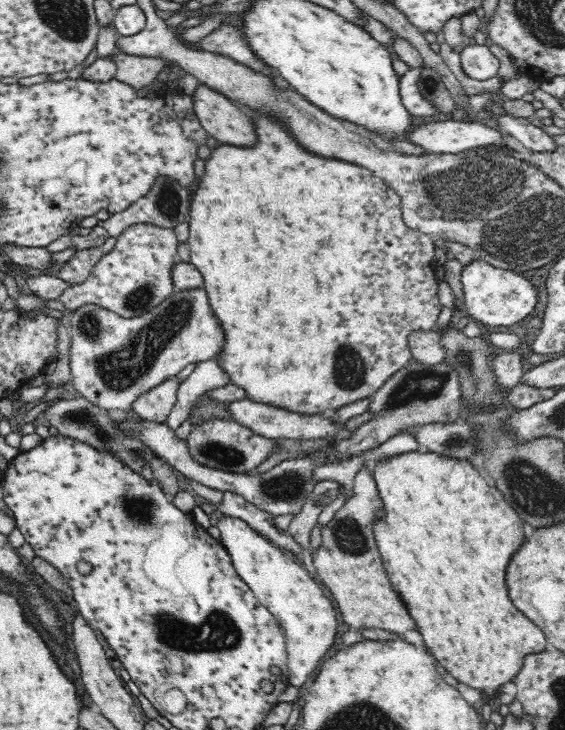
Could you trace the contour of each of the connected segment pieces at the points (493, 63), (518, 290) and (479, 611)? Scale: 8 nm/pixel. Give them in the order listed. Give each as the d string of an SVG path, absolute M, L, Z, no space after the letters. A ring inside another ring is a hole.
M473 43L459 52L460 64L467 77L476 80L488 80L497 76L500 61L488 48L488 45Z
M474 259L462 270L464 300L469 319L488 326L512 326L528 317L536 308L536 288L524 278L524 274L496 268L482 259Z
M420 450L404 453L389 458L384 462L378 463L373 472L381 499L385 506L385 519L375 524L375 539L380 550L385 571L388 572L388 578L392 586L396 588L396 592L400 594L400 598L406 602L414 622L418 624L418 630L430 650L430 654L444 666L444 670L458 682L470 686L470 688L478 688L482 690L482 694L487 699L490 696L496 696L501 692L503 686L507 682L512 682L515 676L523 667L524 659L531 654L536 654L547 650L549 644L547 638L541 628L536 624L532 624L524 614L520 614L516 610L516 606L512 604L512 600L508 598L508 590L506 590L506 568L508 562L512 560L512 556L520 550L520 546L524 544L524 526L520 515L512 508L508 501L504 498L497 487L489 486L486 480L480 476L474 465L466 459L450 459L428 451L422 453Z

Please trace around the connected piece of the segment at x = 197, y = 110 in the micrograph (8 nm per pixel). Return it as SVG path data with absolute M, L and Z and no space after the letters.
M201 82L191 96L194 114L209 136L234 146L252 146L256 142L252 121L228 97Z

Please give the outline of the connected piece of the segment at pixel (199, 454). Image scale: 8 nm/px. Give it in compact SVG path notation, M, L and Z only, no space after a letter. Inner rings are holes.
M216 419L207 420L192 428L187 443L190 454L200 464L238 474L256 469L281 446L278 439L260 436L237 421Z

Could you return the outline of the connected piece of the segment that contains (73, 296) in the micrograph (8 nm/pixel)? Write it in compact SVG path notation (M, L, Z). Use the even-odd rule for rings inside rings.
M149 222L130 224L116 236L114 248L96 262L96 266L92 268L91 276L88 276L82 285L74 286L74 288L69 287L64 294L60 295L60 301L72 312L80 306L96 304L101 308L108 309L108 311L116 312L116 314L126 319L150 312L175 292L172 269L178 263L176 258L178 245L179 242L176 240L174 228L156 226Z

